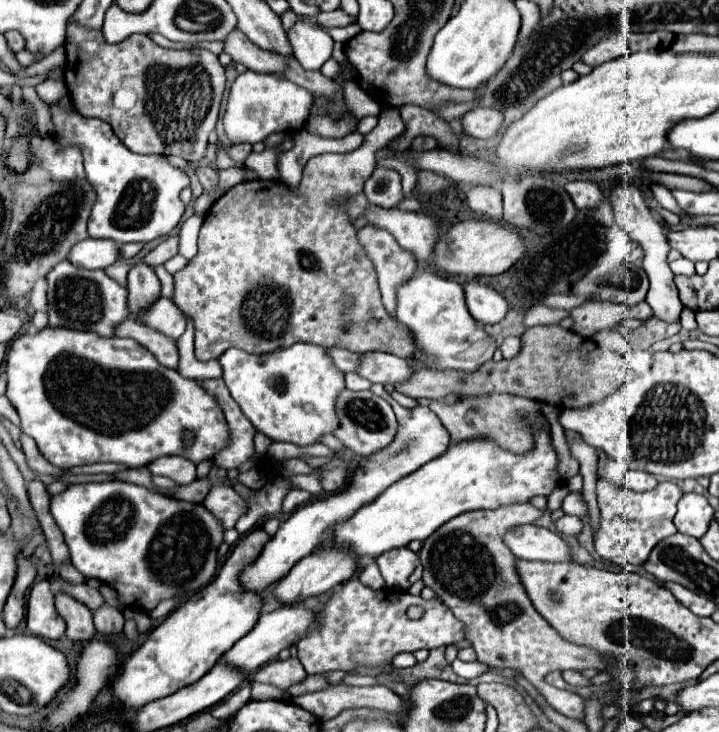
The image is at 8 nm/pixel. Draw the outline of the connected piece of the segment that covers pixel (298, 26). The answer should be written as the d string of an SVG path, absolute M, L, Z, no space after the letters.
M298 20L288 32L288 40L292 44L294 58L304 66L304 70L320 70L332 56L334 40L312 20Z

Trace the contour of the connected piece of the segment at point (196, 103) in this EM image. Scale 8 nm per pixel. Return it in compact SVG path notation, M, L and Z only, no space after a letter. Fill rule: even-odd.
M68 20L66 32L66 66L64 82L70 92L76 112L88 118L100 118L114 128L114 134L124 146L138 154L166 154L182 156L184 160L196 164L204 158L208 148L208 136L216 126L220 112L222 92L226 88L224 66L218 56L206 48L184 48L172 50L154 44L144 34L132 34L122 44L108 44L102 36L102 30L90 30L80 26L76 20ZM112 102L122 104L124 110L118 110Z

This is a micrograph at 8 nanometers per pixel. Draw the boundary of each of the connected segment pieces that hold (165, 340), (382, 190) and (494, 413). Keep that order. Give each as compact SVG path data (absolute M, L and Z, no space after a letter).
M126 318L124 322L120 322L114 328L114 336L136 340L140 346L148 348L162 366L168 366L168 368L176 368L178 366L176 342L172 338L152 330L150 326L138 322L136 318Z
M376 168L374 174L370 176L370 180L364 186L364 194L376 206L392 208L392 206L400 204L404 200L400 174L394 172L394 170Z
M484 394L484 396L468 396L460 398L454 404L446 404L444 400L430 400L430 408L438 414L446 430L450 432L454 442L470 440L470 438L484 438L492 436L502 448L512 452L526 452L532 448L532 434L528 432L528 424L518 422L518 412L534 414L538 412L538 402L532 402L528 398L512 396L512 394Z

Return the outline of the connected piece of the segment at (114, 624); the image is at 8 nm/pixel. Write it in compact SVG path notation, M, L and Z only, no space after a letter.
M104 604L100 610L94 612L94 626L102 638L114 638L122 634L124 616L116 608L110 608Z

